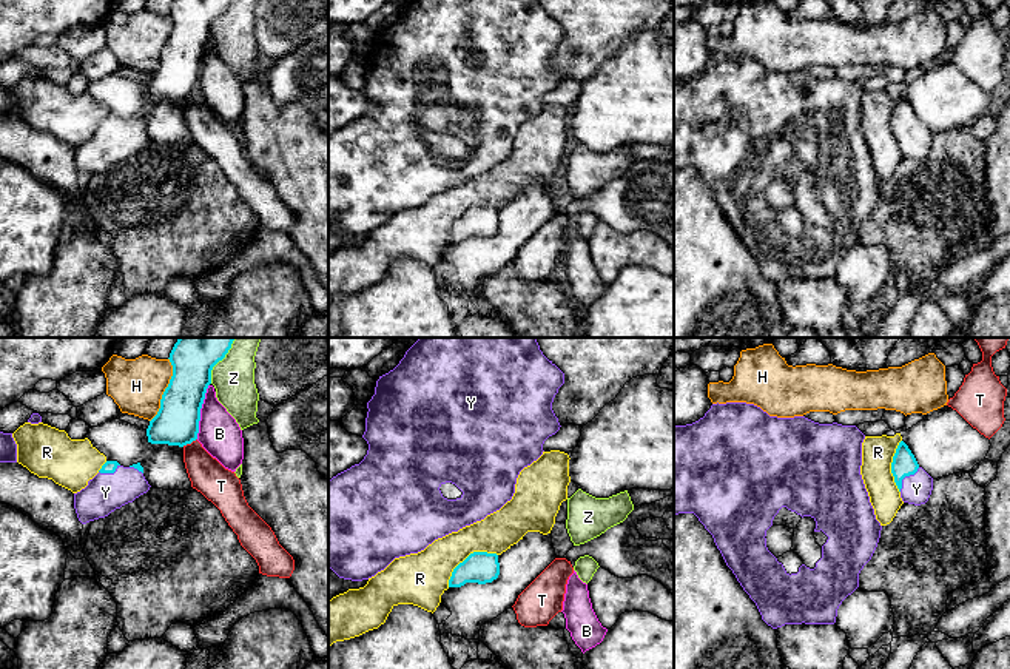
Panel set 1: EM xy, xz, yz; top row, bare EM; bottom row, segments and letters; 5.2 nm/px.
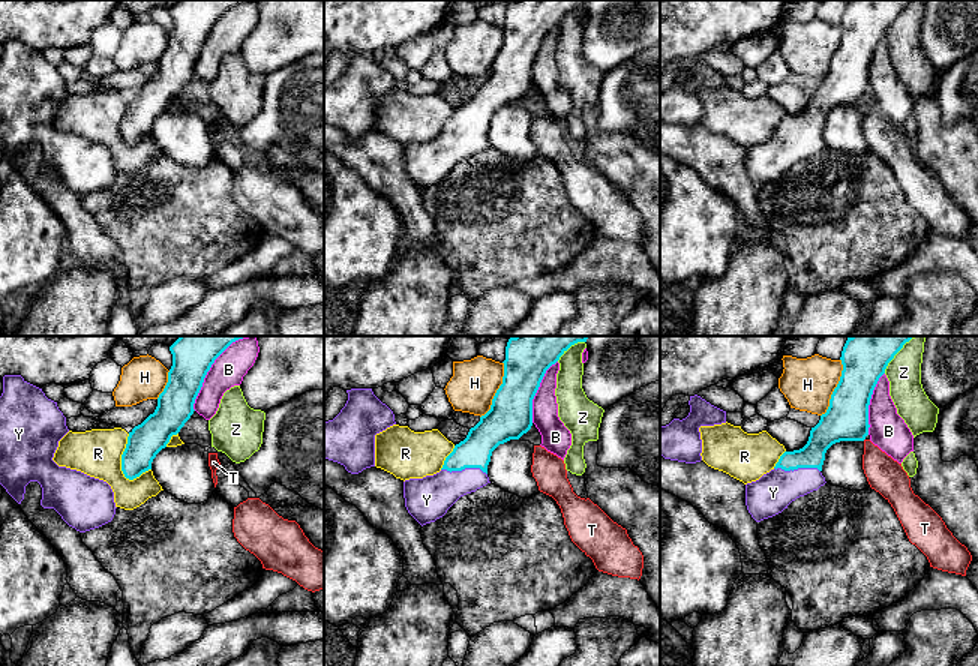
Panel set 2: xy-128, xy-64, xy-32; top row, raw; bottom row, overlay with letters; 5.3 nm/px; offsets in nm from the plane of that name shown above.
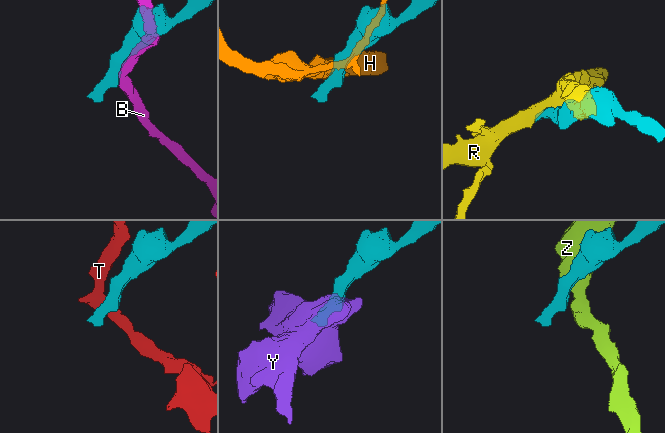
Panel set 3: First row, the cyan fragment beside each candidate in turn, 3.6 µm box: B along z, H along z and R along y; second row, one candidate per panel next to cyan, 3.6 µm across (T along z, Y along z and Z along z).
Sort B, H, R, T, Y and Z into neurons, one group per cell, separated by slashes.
B / H / R / T / Y / Z

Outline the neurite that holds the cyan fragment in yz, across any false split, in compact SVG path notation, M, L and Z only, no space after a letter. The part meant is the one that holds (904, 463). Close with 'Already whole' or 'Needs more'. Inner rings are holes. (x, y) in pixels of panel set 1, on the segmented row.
M901 441L891 462L891 473L904 503L925 504L933 490L933 478L917 464L908 445Z. Needs more

